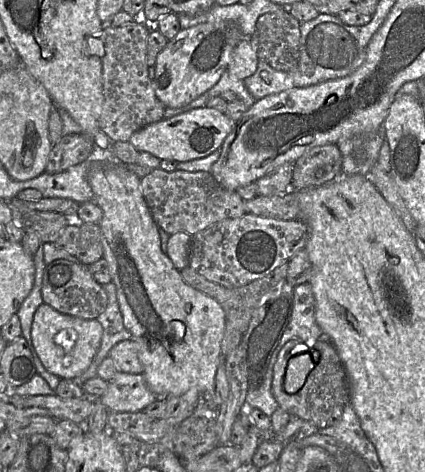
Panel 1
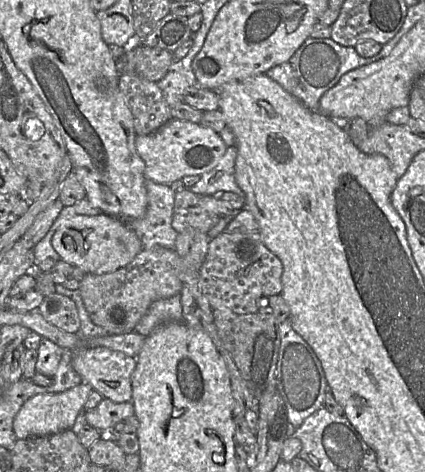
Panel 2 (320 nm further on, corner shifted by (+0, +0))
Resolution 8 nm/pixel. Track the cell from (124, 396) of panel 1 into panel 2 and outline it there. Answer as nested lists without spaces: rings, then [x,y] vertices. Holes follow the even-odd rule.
[[[104,397],[95,408],[84,412],[87,423],[99,431],[110,430],[116,423],[124,422],[134,414],[132,401],[115,403]]]

